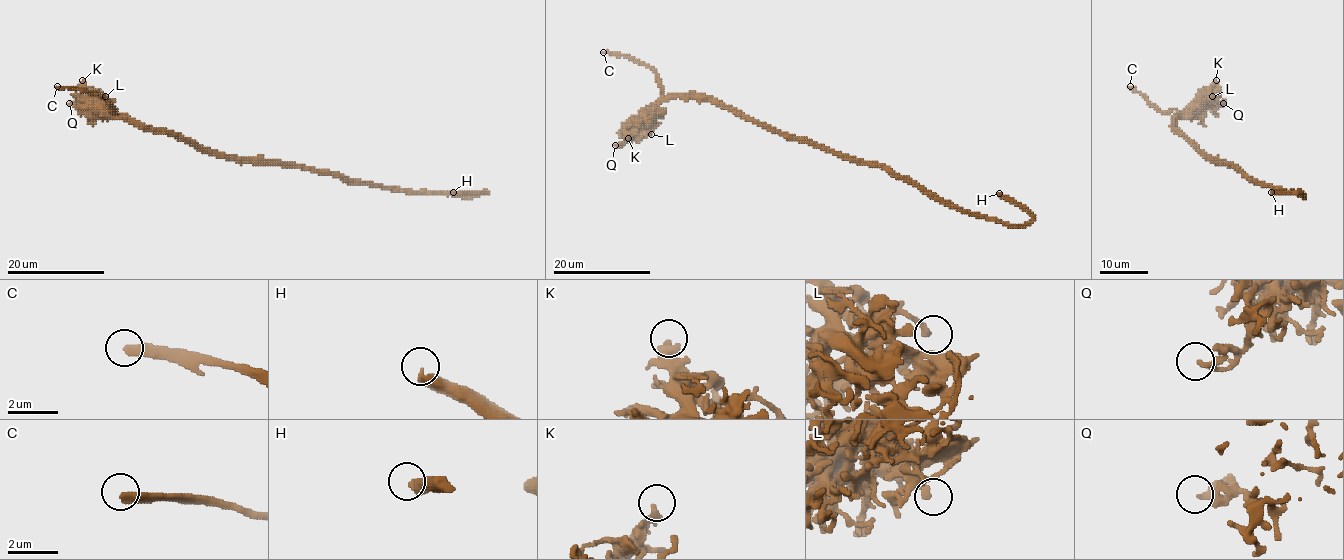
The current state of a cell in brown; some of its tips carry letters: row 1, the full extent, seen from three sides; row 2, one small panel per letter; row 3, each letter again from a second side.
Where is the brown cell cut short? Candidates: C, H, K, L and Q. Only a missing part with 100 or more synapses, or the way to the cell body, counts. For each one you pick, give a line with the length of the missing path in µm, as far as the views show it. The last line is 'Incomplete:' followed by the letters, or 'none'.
C: Missing length about 30 µm
Incomplete: C

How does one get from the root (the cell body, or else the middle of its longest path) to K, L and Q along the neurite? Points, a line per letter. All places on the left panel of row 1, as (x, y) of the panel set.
K: (277, 165), (220, 157), (170, 133), (114, 118), (90, 95), (82, 80)
L: (277, 165), (220, 157), (170, 133), (114, 118), (101, 106), (96, 92), (105, 96)
Q: (277, 165), (220, 157), (170, 133), (131, 124), (91, 105), (69, 103)

